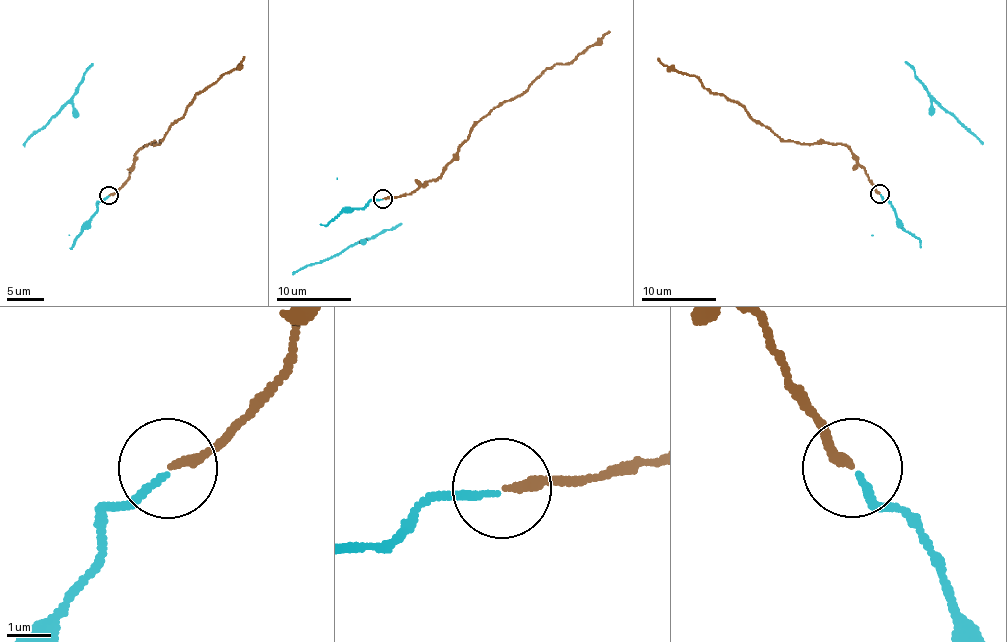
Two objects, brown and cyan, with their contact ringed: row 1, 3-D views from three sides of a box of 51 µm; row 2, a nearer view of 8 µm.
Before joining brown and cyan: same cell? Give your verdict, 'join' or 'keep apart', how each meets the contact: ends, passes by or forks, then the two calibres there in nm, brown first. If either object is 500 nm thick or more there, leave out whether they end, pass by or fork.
join; brown ends there; cyan ends there; 220 nm thick on the brown side, 140 nm on the other

